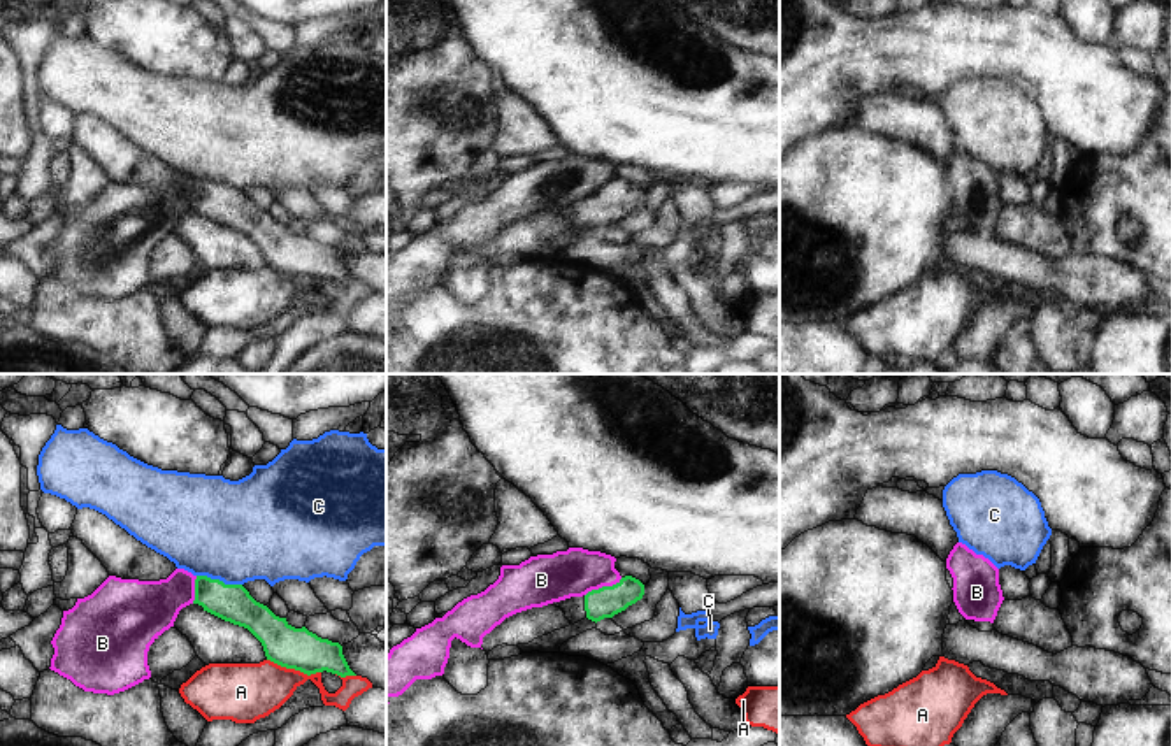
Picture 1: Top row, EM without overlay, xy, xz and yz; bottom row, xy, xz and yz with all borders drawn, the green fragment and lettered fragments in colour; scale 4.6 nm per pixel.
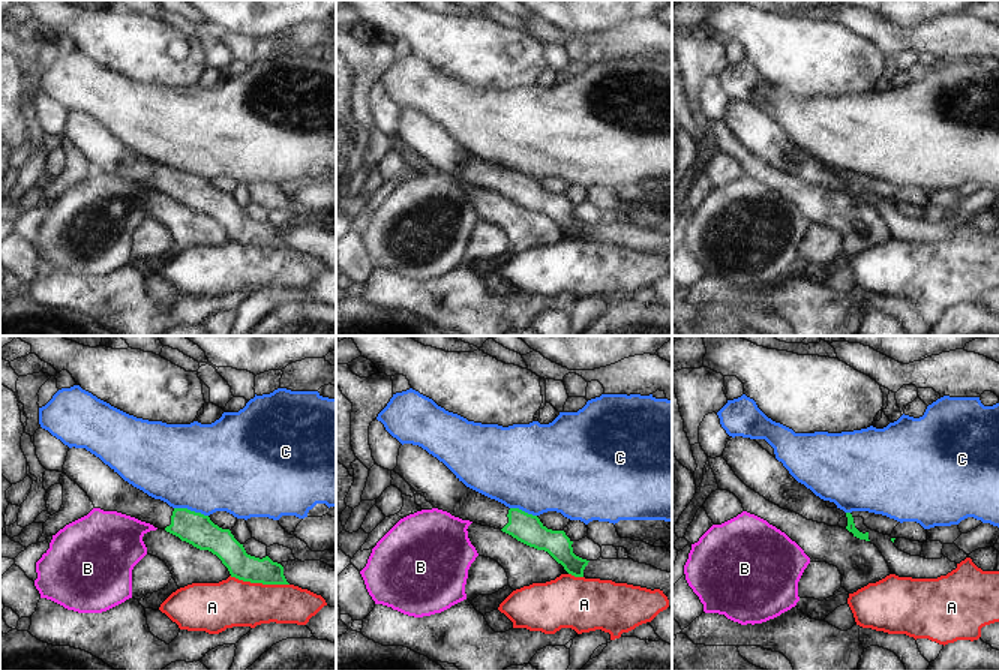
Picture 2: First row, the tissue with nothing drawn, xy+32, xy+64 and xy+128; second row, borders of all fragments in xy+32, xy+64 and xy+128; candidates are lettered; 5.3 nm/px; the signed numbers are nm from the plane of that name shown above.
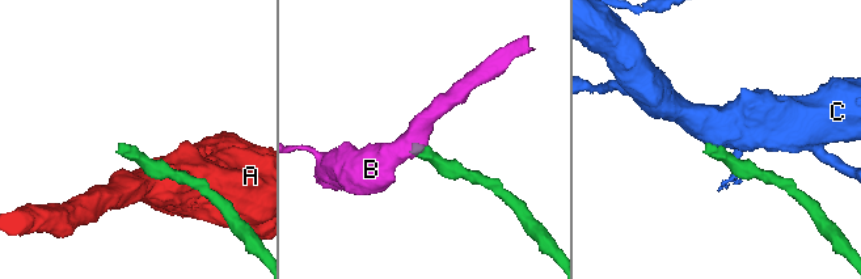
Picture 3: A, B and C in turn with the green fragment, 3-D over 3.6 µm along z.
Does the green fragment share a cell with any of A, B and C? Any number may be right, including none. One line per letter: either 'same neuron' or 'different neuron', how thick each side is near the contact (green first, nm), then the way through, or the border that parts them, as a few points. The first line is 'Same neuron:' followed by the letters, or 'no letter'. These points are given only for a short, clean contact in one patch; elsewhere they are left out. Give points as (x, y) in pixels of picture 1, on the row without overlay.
Same neuron: no letter
A: different neuron; calibres 190 and 280 nm
B: different neuron; calibres 140 and 220 nm; border xz (622, 185), (611, 192), (592, 195), (585, 202)
C: different neuron; calibres 180 and 460 nm; border xy (197, 181), (241, 192)

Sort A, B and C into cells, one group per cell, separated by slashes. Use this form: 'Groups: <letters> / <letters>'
Groups: A / B / C

